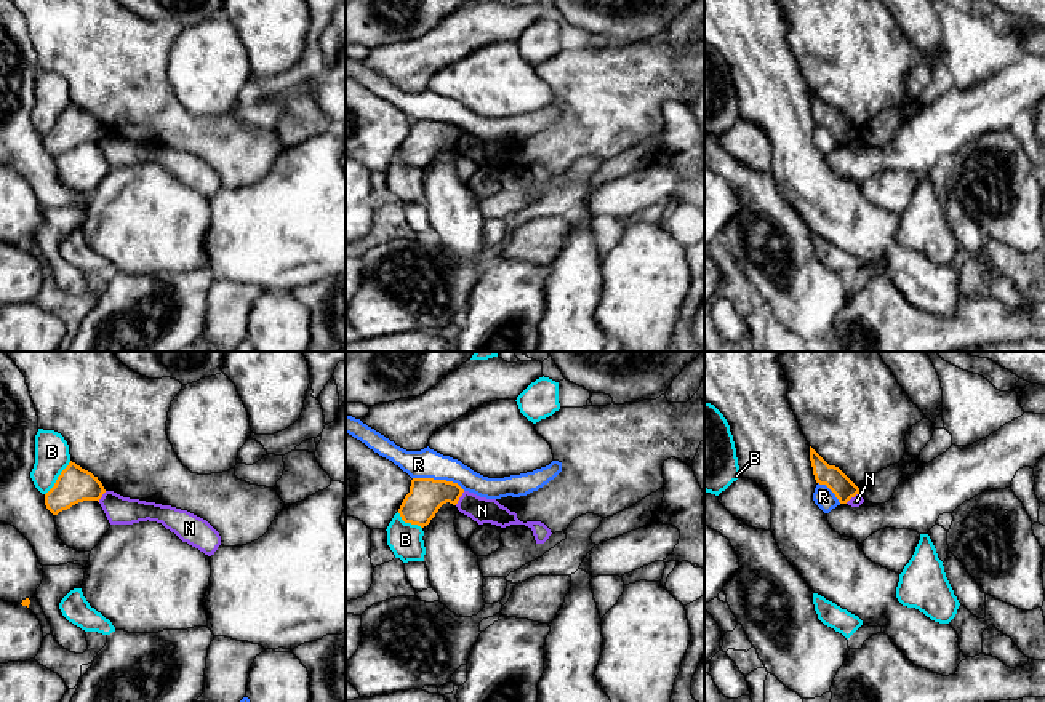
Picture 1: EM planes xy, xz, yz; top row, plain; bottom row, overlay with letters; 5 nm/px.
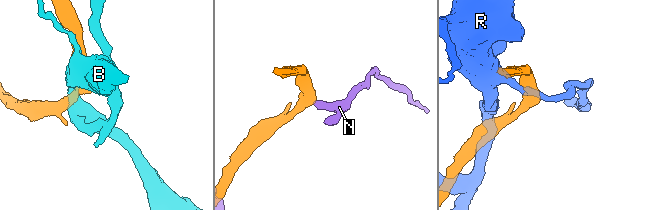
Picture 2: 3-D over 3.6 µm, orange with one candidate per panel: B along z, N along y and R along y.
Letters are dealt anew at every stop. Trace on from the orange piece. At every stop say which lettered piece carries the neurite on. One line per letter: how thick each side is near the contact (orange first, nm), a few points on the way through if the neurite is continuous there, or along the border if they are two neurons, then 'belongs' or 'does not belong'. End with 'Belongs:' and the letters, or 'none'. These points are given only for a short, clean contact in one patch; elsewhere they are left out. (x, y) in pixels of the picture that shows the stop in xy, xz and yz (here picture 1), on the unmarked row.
B: 180/180 nm | does not belong
N: 180/130 nm | along xz (464, 133), (455, 146) | does not belong
R: 180/140 nm | along xz (413, 119), (445, 120), (456, 123), (464, 131) | does not belong
Belongs: none

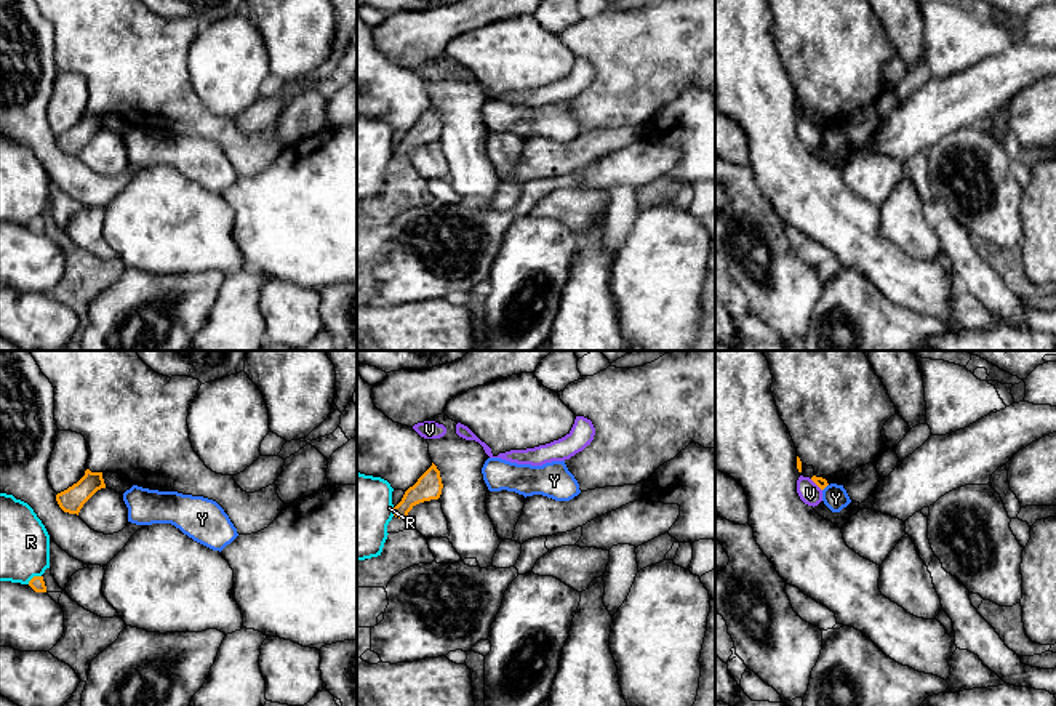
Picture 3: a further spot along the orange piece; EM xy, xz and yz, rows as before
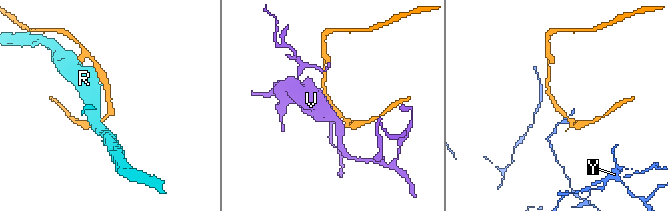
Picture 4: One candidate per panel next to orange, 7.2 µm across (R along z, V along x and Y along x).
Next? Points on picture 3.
R: 70/260 nm | does not belong
V: 50/110 nm | along yz (810, 120), (821, 132) | does not belong
Y: 50/120 nm | along yz (828, 125), (823, 132) | does not belong
Belongs: none

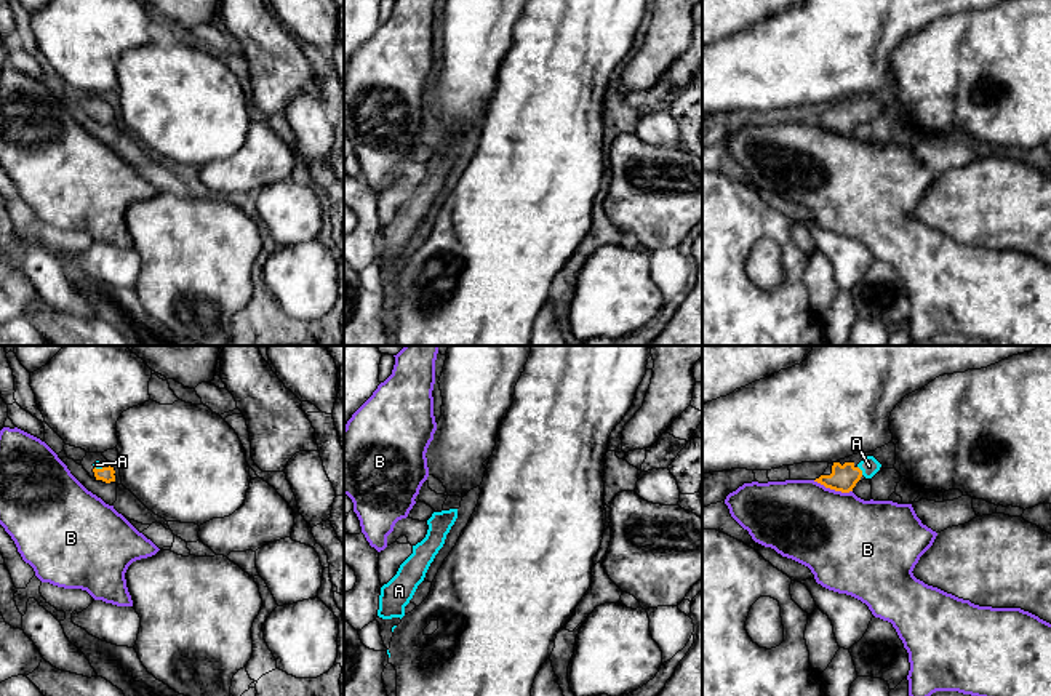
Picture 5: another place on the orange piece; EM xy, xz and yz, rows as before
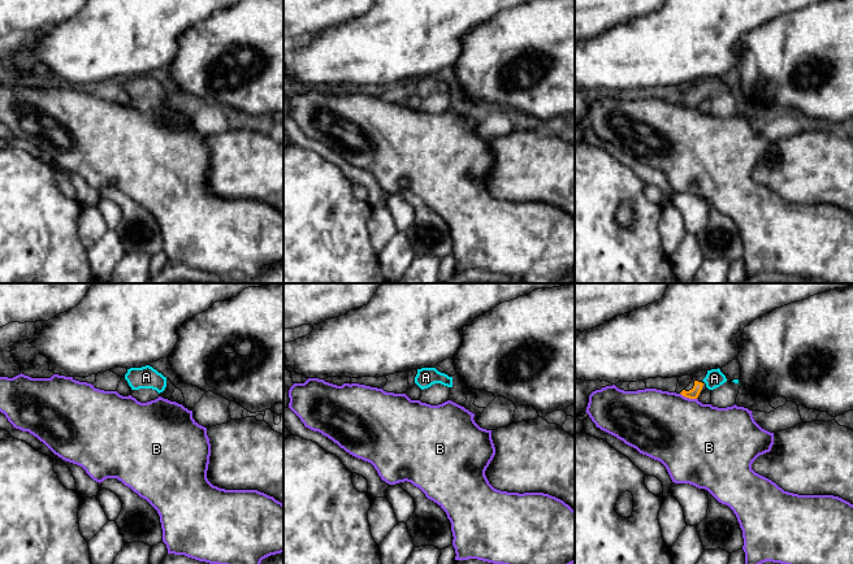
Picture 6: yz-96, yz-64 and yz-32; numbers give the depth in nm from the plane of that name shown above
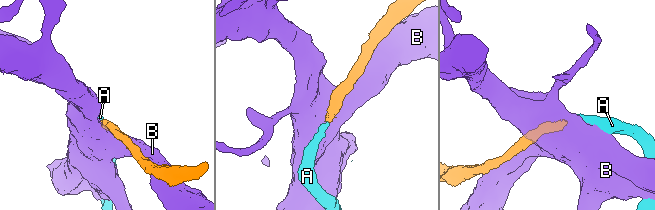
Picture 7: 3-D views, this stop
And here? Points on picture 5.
A: 130/90 nm | across yz (843, 120), (861, 112), (869, 108) | belongs
B: 130/440 nm | does not belong
Belongs: A

